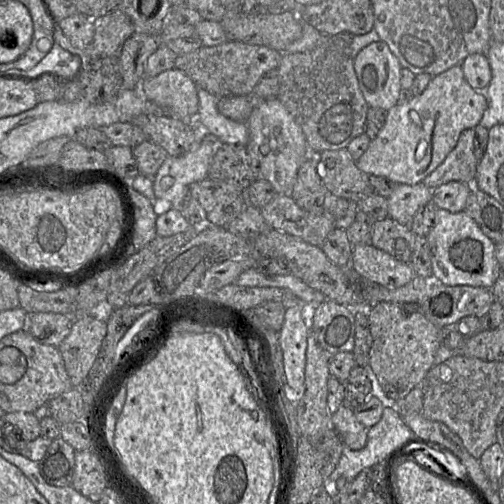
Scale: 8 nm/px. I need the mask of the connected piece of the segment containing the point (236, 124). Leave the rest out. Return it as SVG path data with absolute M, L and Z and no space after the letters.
M203 88L197 90L199 107L194 124L201 134L215 138L219 143L248 145L249 131L247 124L227 118L218 111L219 97Z

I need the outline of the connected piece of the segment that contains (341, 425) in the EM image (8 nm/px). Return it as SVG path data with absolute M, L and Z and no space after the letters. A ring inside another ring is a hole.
M341 405L331 415L331 427L337 432L343 445L351 450L361 450L365 447L368 428L357 420L352 409Z

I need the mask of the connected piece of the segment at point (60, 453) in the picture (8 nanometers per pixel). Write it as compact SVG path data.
M63 438L52 440L45 456L38 462L45 481L57 487L72 485L76 450Z

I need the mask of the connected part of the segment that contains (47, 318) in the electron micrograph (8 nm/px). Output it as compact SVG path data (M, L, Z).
M54 312L26 313L25 330L43 344L58 347L70 333L73 318Z

